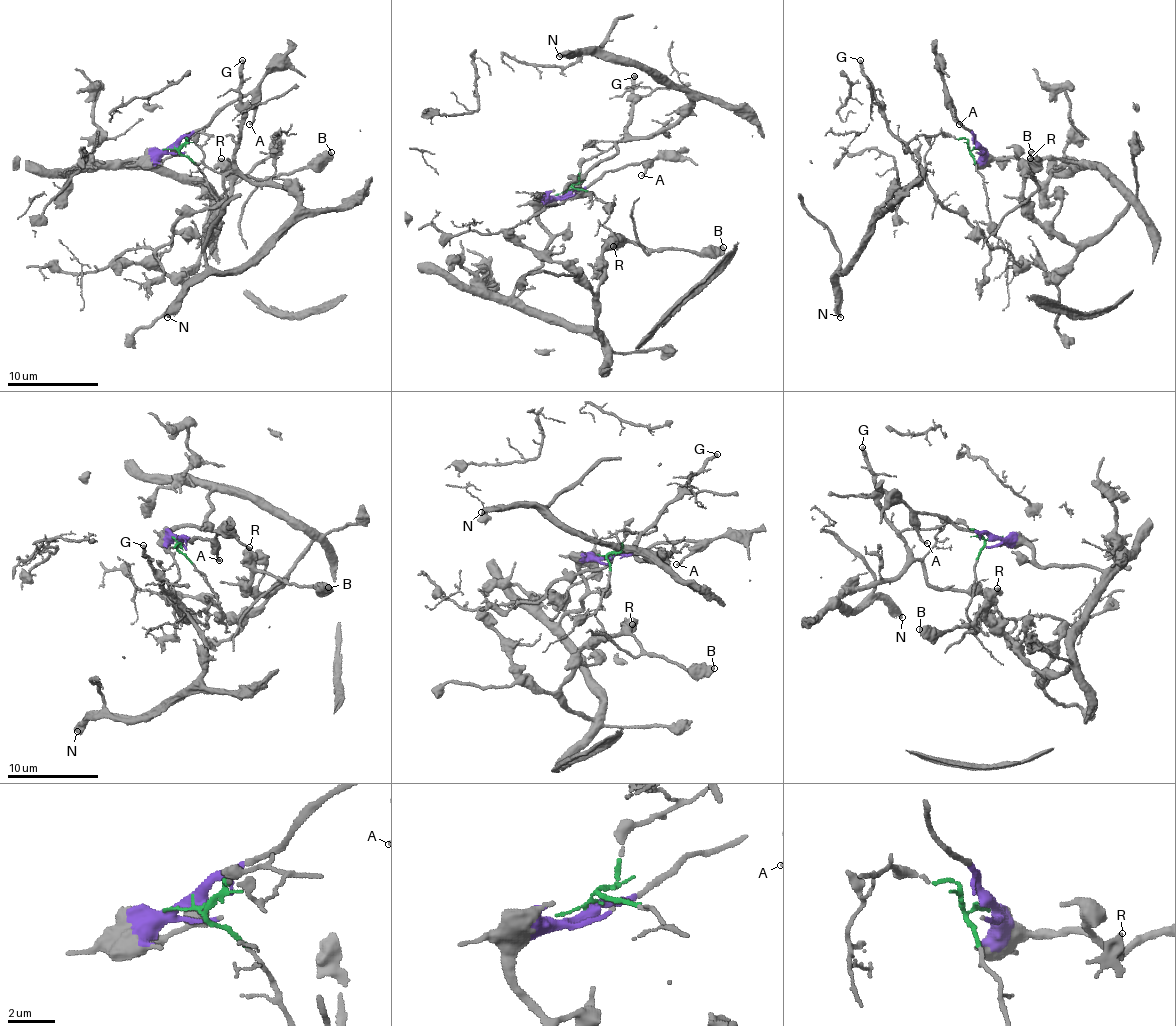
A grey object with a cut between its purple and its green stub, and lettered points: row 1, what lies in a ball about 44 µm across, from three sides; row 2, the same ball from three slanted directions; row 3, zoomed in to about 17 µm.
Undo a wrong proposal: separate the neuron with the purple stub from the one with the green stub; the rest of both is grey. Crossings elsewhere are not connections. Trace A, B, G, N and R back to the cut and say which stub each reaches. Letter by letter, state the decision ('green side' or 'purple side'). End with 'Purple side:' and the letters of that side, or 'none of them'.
A: purple side
B: purple side
G: green side
N: green side
R: purple side
Purple side: A, B, R

